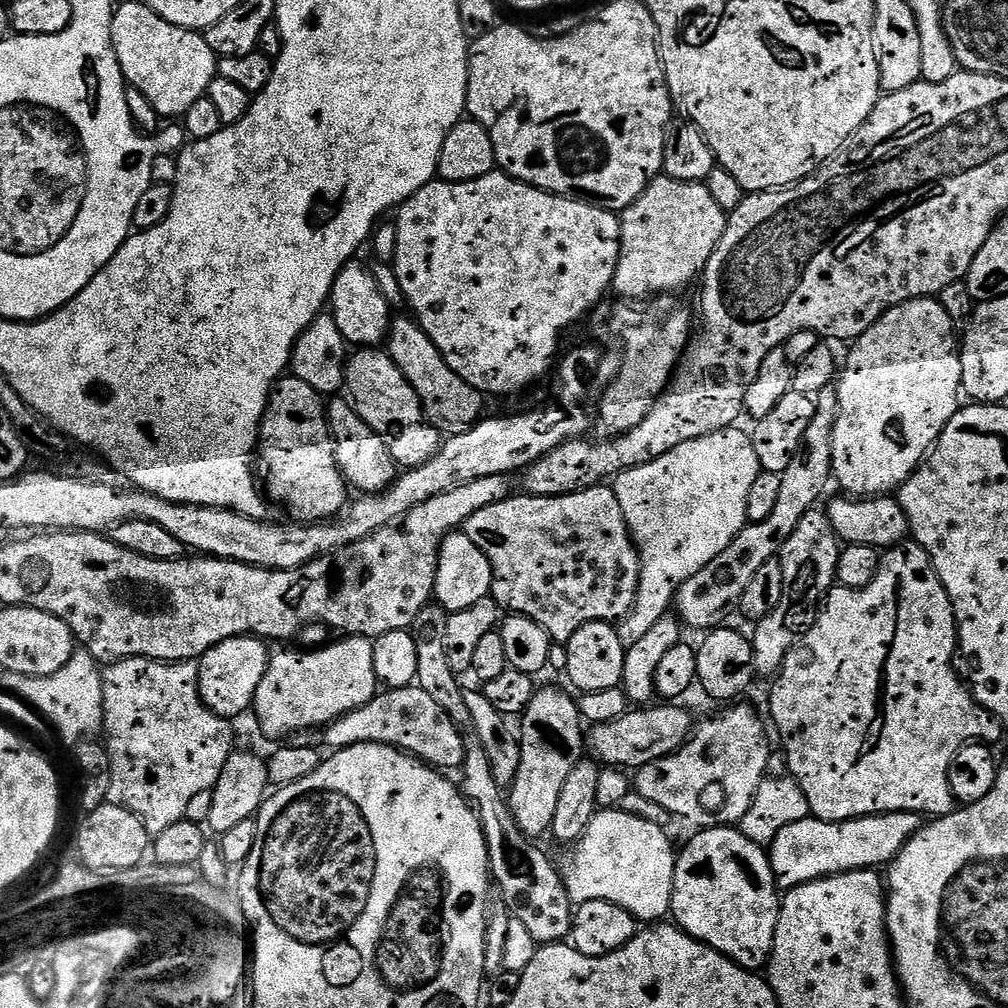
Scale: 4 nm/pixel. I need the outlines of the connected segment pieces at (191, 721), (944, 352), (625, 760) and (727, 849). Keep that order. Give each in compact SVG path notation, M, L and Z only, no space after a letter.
M141 656L130 658L129 660L117 660L116 663L107 665L102 672L104 677L104 726L102 732L103 735L108 735L106 747L108 757L112 759L108 800L134 813L142 822L142 826L146 826L148 835L152 838L162 834L162 830L167 830L169 826L174 826L174 822L183 820L186 814L186 806L196 795L212 791L213 786L218 782L218 778L222 774L222 766L226 766L226 762L232 757L234 751L232 728L228 725L231 723L225 717L211 712L202 702L200 687L198 686L199 673L199 663L190 660L165 662L163 660L147 660Z
M925 298L922 300L907 300L905 304L899 304L891 308L870 330L866 330L851 345L848 352L848 361L843 361L842 371L838 376L836 397L838 398L838 414L834 426L834 446L832 447L832 475L835 483L840 483L845 488L847 495L852 498L871 498L873 496L886 496L895 493L909 480L916 469L924 463L924 457L936 446L936 439L942 434L942 430L954 418L954 414L962 407L962 362L960 361L961 345L958 343L957 329L950 322L950 314L942 310L939 299Z
M660 702L657 708L640 706L623 712L616 720L593 723L586 732L587 755L610 768L637 770L656 759L675 754L687 743L694 728L691 714L680 706L676 702Z
M736 826L705 827L696 834L684 849L679 849L676 858L671 919L686 935L718 950L741 968L763 969L772 956L774 930L778 926L782 899L781 889L776 887L767 851L761 845L750 842L750 838L746 838L746 834L742 834Z

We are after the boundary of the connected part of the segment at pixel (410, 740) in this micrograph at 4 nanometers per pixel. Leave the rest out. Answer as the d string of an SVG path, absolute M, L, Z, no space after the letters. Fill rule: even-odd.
M419 686L381 691L366 706L327 725L322 735L332 750L355 744L390 744L437 770L460 770L464 766L464 735L450 714L446 714L446 710L442 710L442 706Z

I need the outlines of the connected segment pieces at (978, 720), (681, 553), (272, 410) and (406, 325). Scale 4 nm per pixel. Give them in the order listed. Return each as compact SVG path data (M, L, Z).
M905 542L887 549L883 553L878 574L874 582L870 582L870 586L865 588L836 586L825 596L820 615L792 645L792 649L786 654L784 665L771 681L772 697L768 700L772 720L780 731L780 744L784 747L784 760L789 768L787 771L791 779L795 780L796 785L806 794L809 813L815 819L829 820L837 824L843 820L853 820L859 816L877 816L883 812L915 812L925 817L928 815L928 818L939 818L956 811L958 802L950 790L948 777L954 754L965 745L975 742L995 744L1004 731L1000 721L977 703L969 687L965 683L963 685L956 677L956 672L952 669L952 655L955 657L957 652L958 633L952 600L944 589L944 583L938 578L928 552L918 543Z
M733 426L725 428L723 432L682 442L682 446L674 446L674 450L662 454L662 458L654 458L654 462L646 462L646 466L626 470L615 477L618 506L622 506L628 532L640 552L640 585L636 591L636 604L618 628L625 649L639 642L652 629L654 622L669 615L679 588L694 578L698 570L710 566L710 562L714 562L714 558L718 558L718 554L722 554L746 527L749 523L746 497L760 471L762 469L758 454L754 454L751 435L743 432L740 426Z
M293 374L276 381L276 386L268 397L264 422L260 426L260 440L263 441L264 464L268 467L268 492L274 499L284 502L293 521L319 524L332 519L343 510L350 499L350 488L344 475L340 473L340 467L336 465L336 443L332 441L332 433L328 431L325 401L313 386L308 386Z
M397 315L393 319L390 335L386 341L386 351L398 366L398 370L402 370L410 386L414 386L429 424L440 429L441 433L455 434L465 432L473 424L480 423L485 415L485 393L479 392L474 386L470 386L470 382L466 382L458 374L454 374L454 370L450 370L438 346L434 346L434 342L411 315Z

